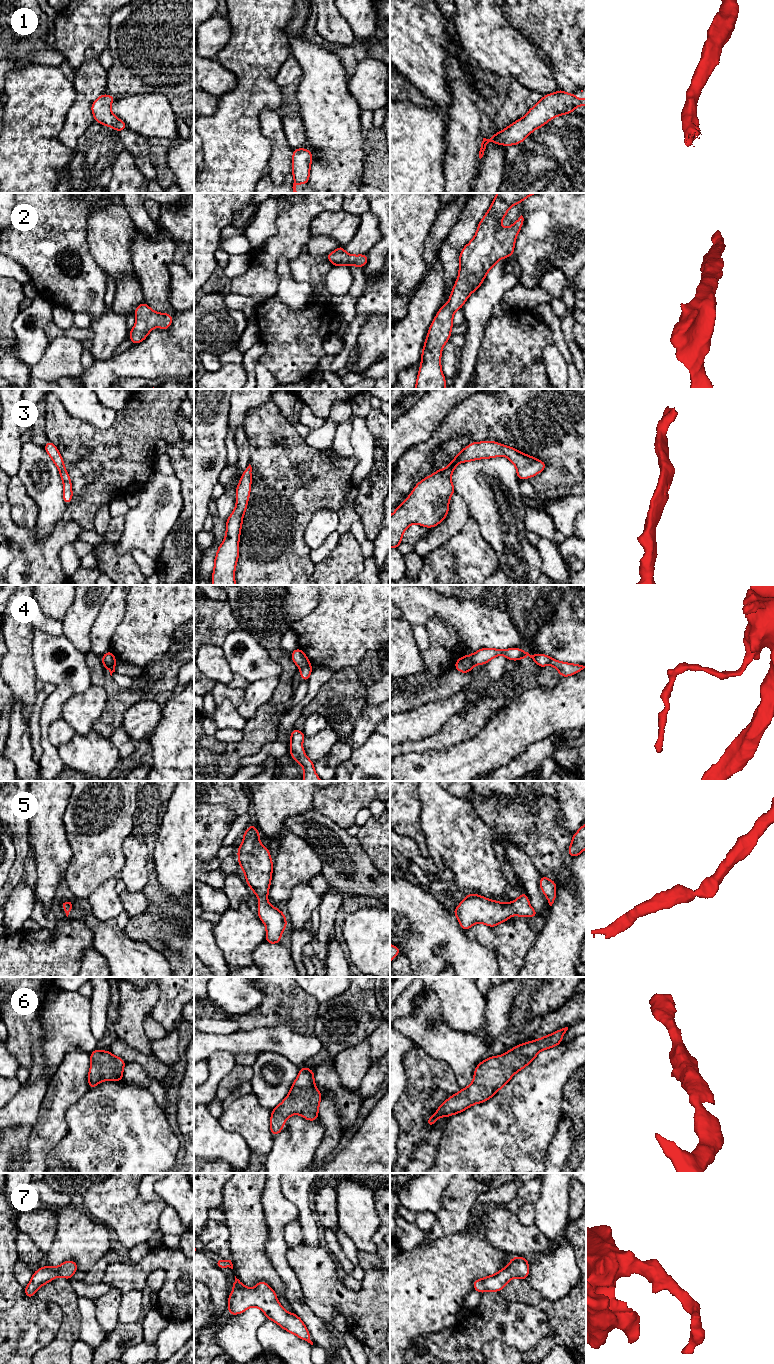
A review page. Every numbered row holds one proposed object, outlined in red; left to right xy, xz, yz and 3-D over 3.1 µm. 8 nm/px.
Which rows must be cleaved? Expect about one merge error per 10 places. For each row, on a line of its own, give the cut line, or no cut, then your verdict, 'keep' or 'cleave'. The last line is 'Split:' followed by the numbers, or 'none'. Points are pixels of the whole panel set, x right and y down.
1: no cut | keep
2: no cut | keep
3: no cut | keep
4: xy (102, 660), (114, 665) | cleave
5: no cut | keep
6: no cut | keep
7: no cut | keep
Split: 4

